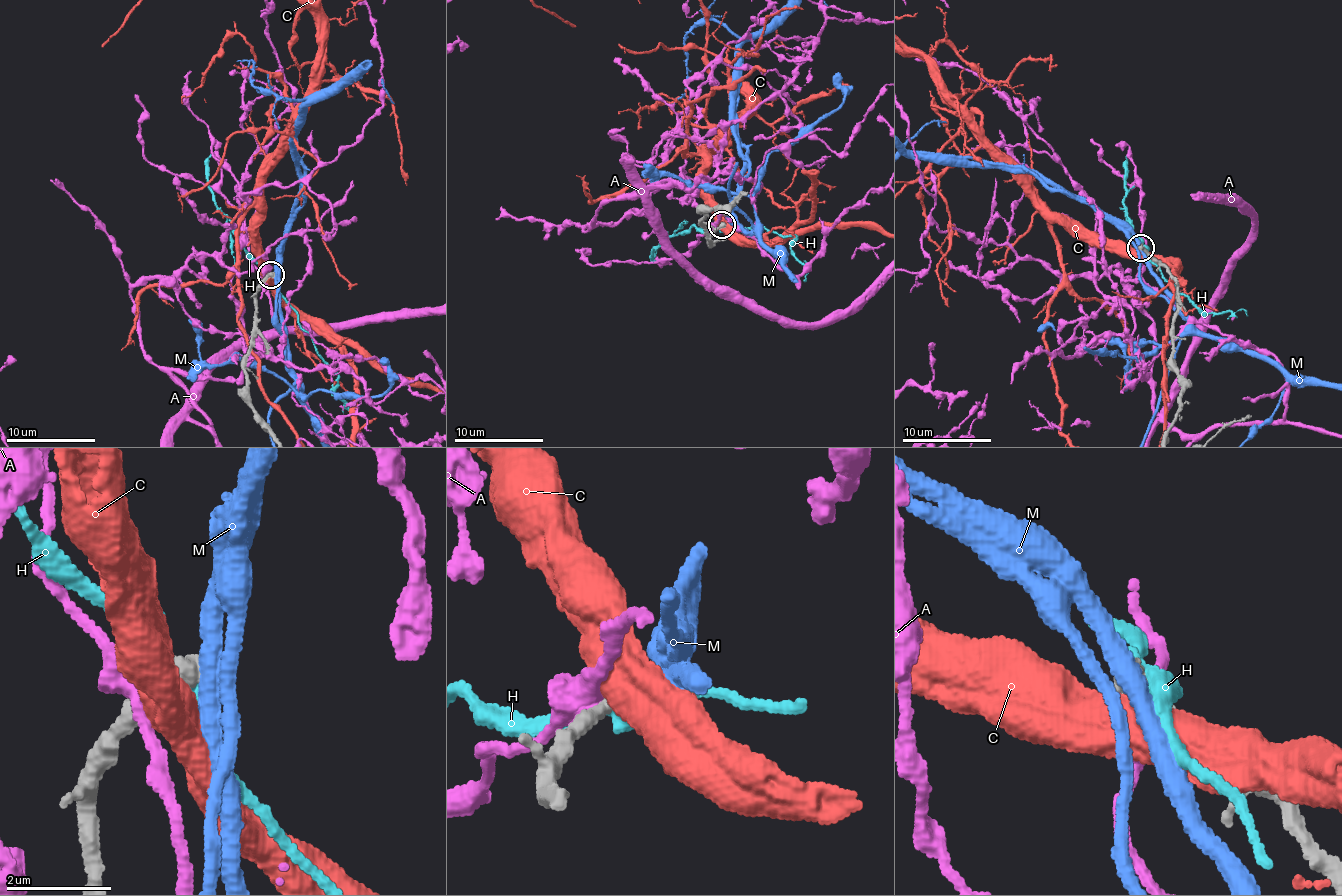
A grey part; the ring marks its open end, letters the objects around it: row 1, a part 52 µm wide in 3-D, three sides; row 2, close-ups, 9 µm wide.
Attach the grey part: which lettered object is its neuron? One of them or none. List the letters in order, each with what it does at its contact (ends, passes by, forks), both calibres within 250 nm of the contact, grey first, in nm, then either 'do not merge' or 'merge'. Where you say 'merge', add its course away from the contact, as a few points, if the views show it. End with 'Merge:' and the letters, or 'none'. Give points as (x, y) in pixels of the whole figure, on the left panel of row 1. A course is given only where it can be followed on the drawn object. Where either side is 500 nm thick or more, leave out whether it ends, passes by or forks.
A: it passes by; 440 nm thick on the grey side, 480 nm on the other; do not merge
C: 420 nm thick on the grey side, 750 nm on the other; do not merge
H: it passes by; 440 nm thick on the grey side, 380 nm on the other; do not merge
M: it forks there; 380 nm thick on the grey side, 320 nm on the other; do not merge
Merge: none

